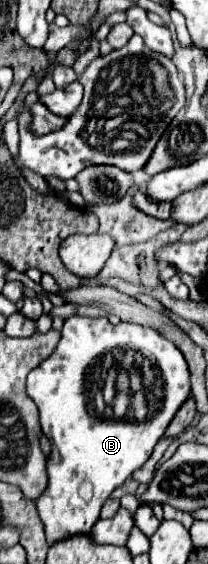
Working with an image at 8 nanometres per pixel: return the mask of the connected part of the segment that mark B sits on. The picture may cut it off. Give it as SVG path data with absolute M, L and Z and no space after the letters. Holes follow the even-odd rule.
M73 314L65 320L55 352L29 372L27 394L37 404L41 428L51 442L47 458L49 482L35 504L45 524L47 542L53 544L67 534L91 532L111 492L149 460L153 446L191 394L191 382L181 350L153 328L129 322L111 324L105 316L89 318ZM121 348L131 348L145 356L139 354L139 366L133 366L139 374L149 372L149 360L153 360L157 368L157 388L153 388L153 400L157 400L157 404L155 408L147 408L147 414L139 420L115 420L113 400L107 396L107 362L117 362L115 354L125 354Z

